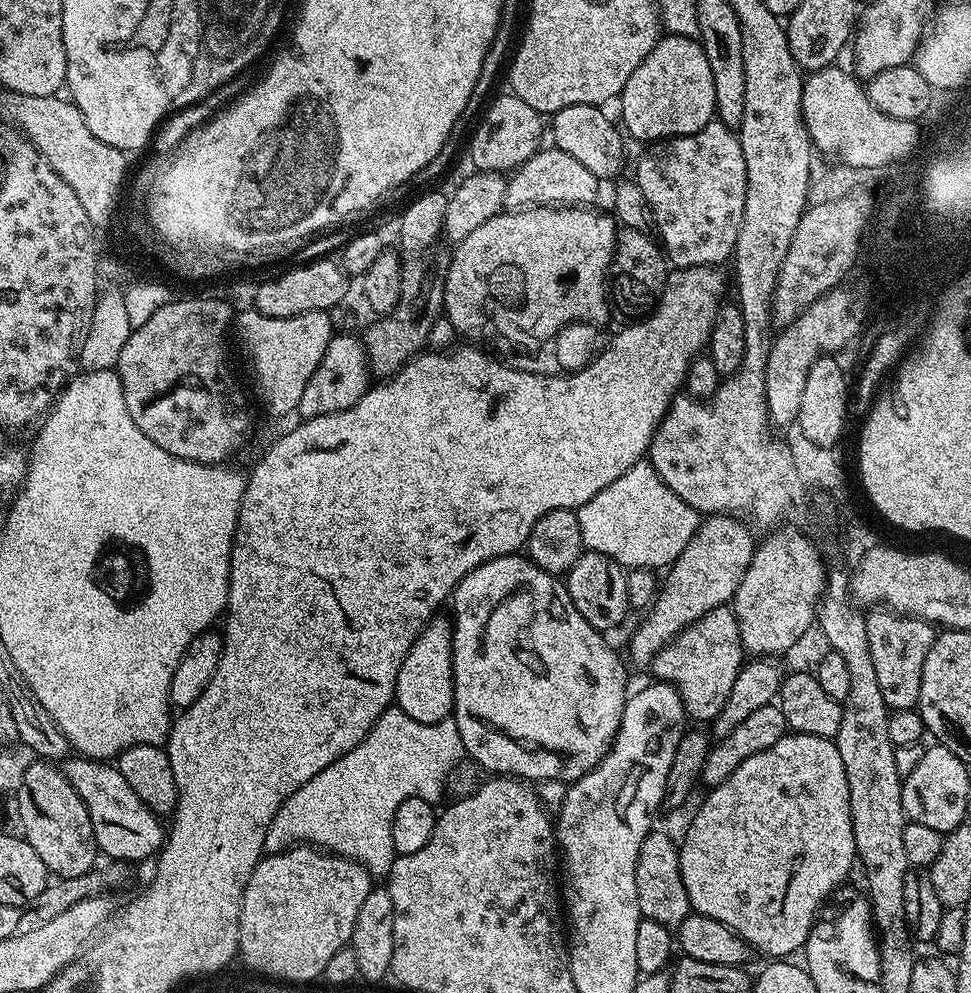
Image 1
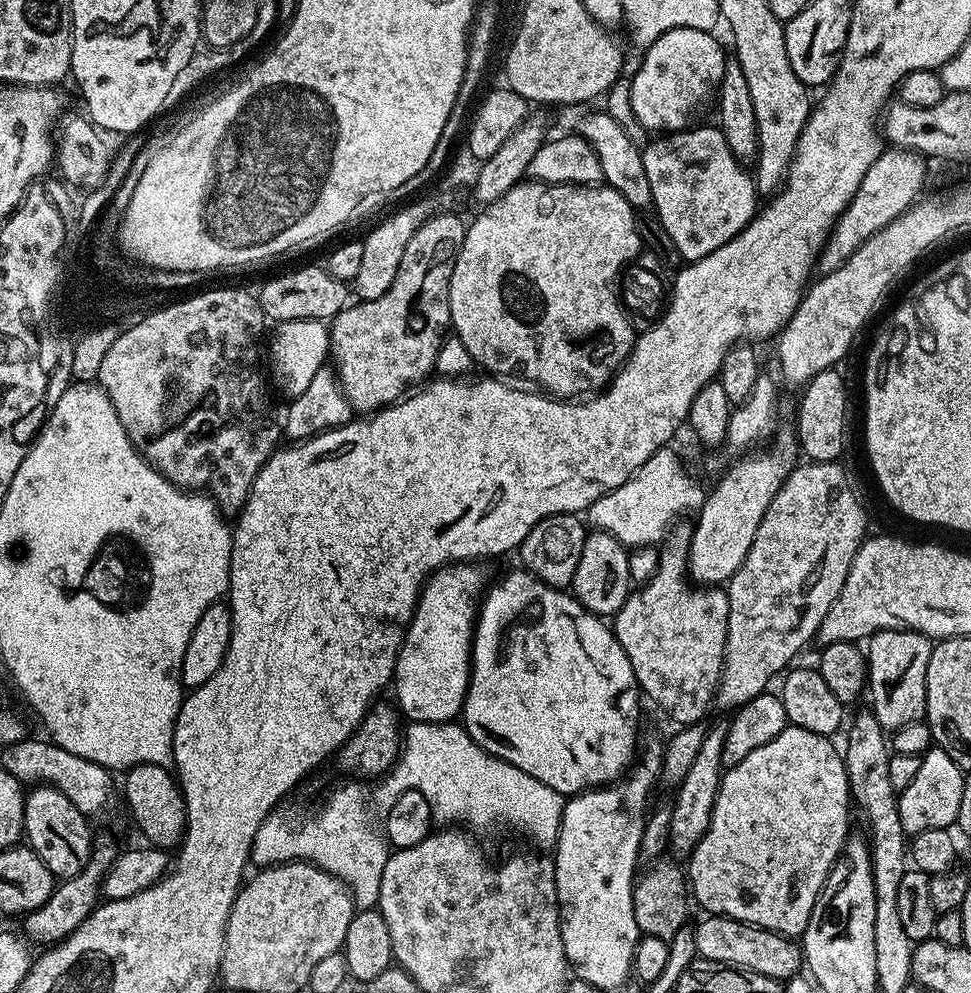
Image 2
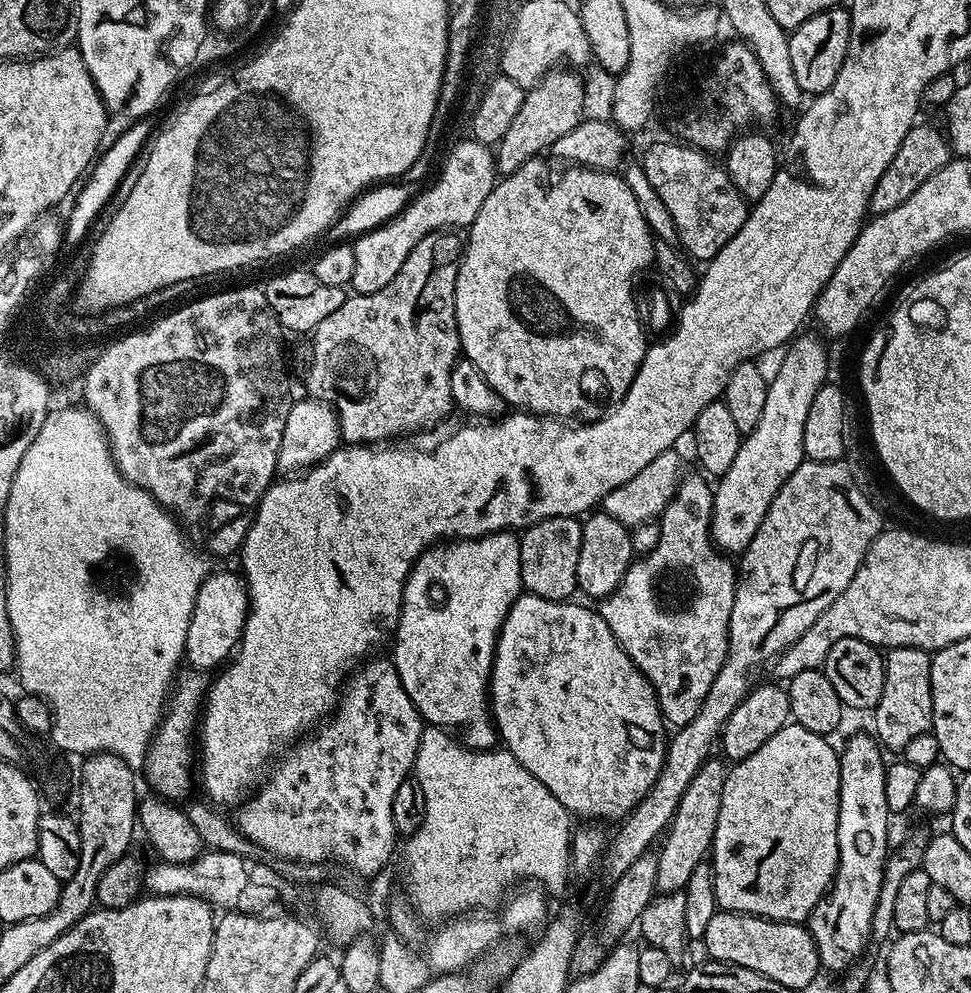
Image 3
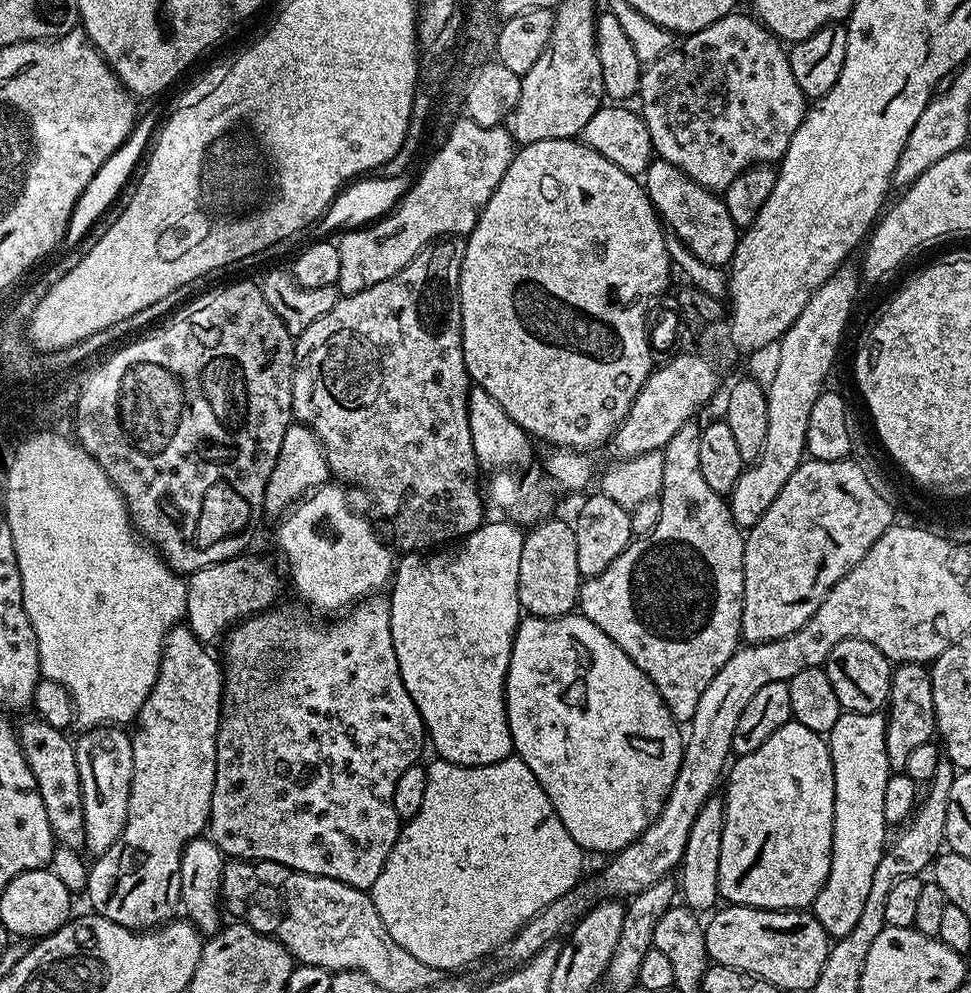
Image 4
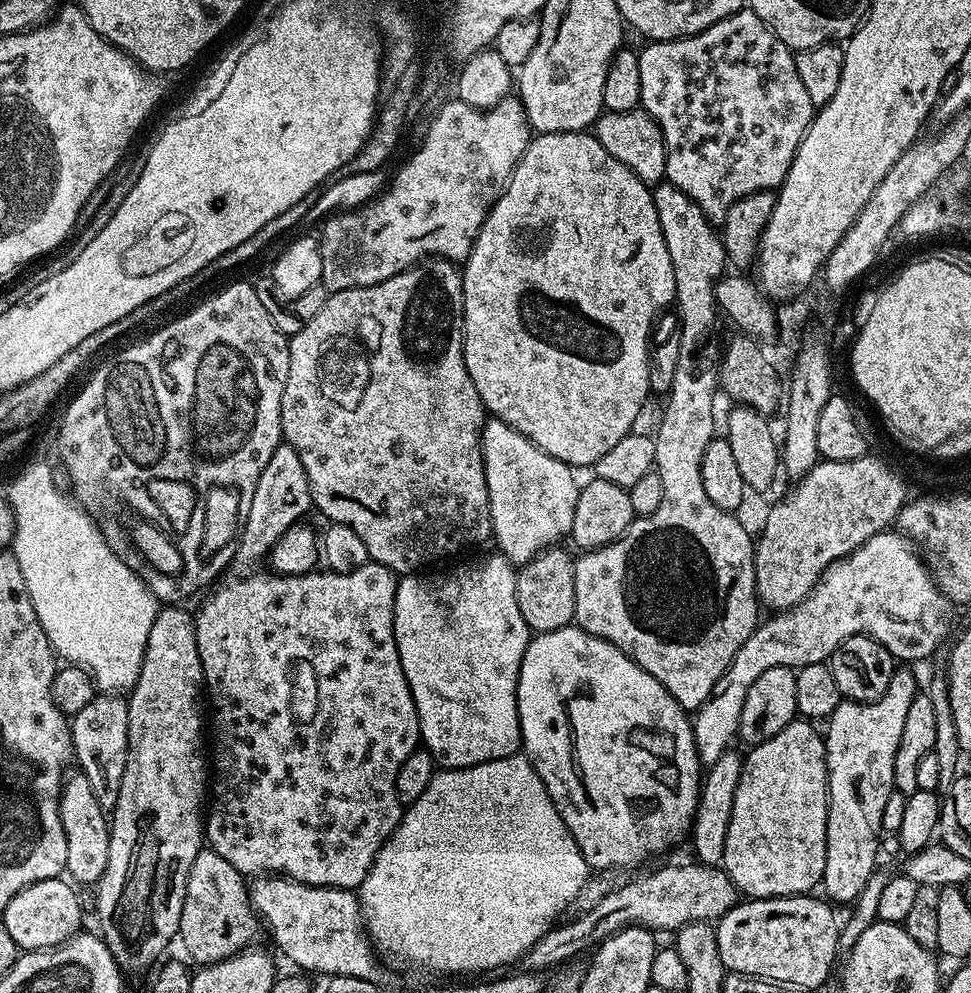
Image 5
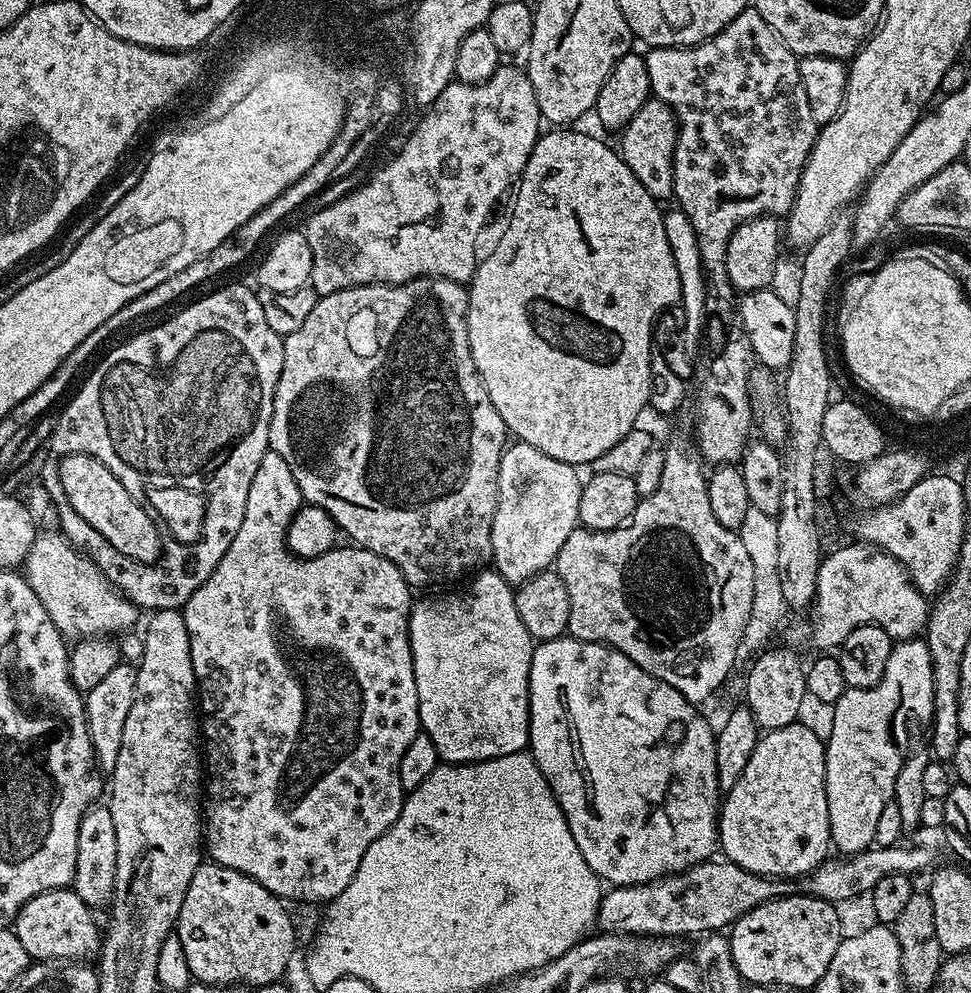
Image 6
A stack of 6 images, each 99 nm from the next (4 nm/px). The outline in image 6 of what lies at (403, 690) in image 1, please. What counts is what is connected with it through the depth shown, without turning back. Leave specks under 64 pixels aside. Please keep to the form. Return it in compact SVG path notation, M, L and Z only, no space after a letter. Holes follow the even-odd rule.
M476 574L471 577L465 592L448 590L441 600L417 599L408 613L408 637L414 662L414 678L418 690L418 714L422 721L422 730L432 737L434 746L440 751L441 761L460 762L465 759L464 752L476 754L503 754L519 752L528 742L528 661L530 659L530 637L526 626L520 624L518 610L514 607L513 585L505 584L502 577L495 574Z

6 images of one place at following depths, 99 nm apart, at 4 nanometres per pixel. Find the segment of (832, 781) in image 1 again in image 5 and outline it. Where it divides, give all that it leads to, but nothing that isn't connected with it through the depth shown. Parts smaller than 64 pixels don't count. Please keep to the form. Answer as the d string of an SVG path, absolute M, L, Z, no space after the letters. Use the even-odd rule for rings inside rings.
M797 718L778 730L774 738L749 747L744 756L742 778L738 778L734 810L730 814L730 830L726 830L722 867L734 882L737 893L753 900L802 896L823 881L828 857L828 763L824 757L823 735L812 728L815 727L809 721Z

